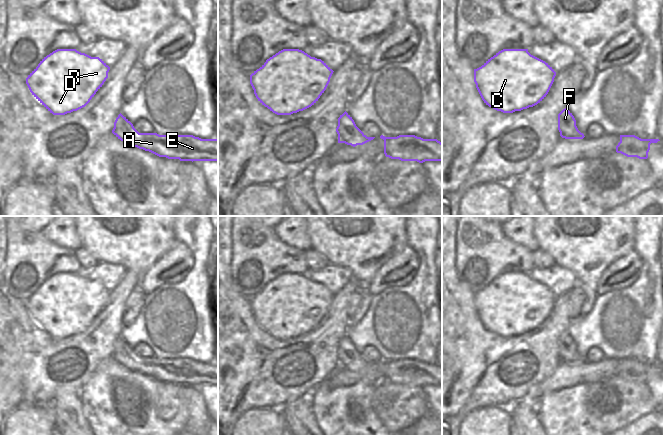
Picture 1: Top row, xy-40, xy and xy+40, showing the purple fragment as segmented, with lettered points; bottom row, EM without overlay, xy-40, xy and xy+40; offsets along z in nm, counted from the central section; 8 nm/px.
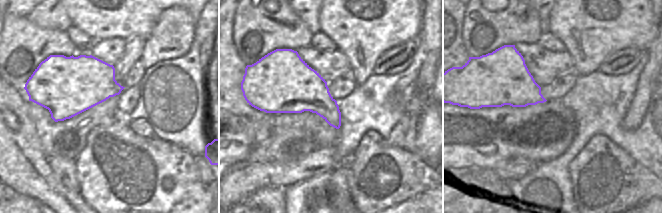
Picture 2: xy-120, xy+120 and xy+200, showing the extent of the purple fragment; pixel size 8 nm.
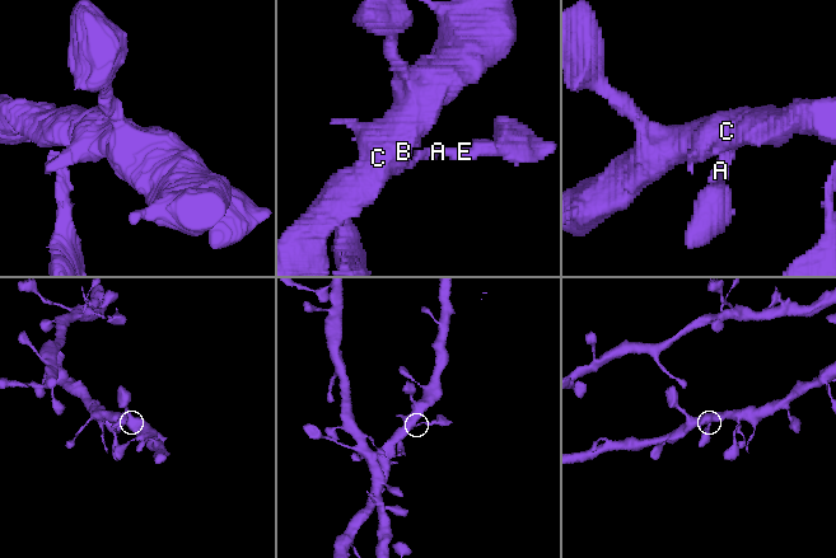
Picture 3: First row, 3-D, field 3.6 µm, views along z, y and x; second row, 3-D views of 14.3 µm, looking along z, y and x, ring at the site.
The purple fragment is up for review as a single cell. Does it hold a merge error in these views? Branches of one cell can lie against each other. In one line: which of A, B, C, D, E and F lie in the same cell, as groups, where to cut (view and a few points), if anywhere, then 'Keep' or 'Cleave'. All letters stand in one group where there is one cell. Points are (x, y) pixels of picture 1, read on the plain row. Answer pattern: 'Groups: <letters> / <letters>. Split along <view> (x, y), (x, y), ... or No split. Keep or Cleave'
Groups: A B C D E F. No split. Keep

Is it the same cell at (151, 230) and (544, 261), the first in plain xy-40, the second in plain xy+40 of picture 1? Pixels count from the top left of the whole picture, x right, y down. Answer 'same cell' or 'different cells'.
different cells

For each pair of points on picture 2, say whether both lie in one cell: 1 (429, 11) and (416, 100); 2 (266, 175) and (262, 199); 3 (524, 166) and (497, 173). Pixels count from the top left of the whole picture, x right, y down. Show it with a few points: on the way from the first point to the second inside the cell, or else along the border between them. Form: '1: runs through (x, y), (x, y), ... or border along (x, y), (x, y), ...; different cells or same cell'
1: runs through (431, 33), (431, 63), (426, 78); same cell
2: border along (284, 188), (260, 187), (243, 198); different cells
3: runs through (517, 168), (504, 170); same cell

